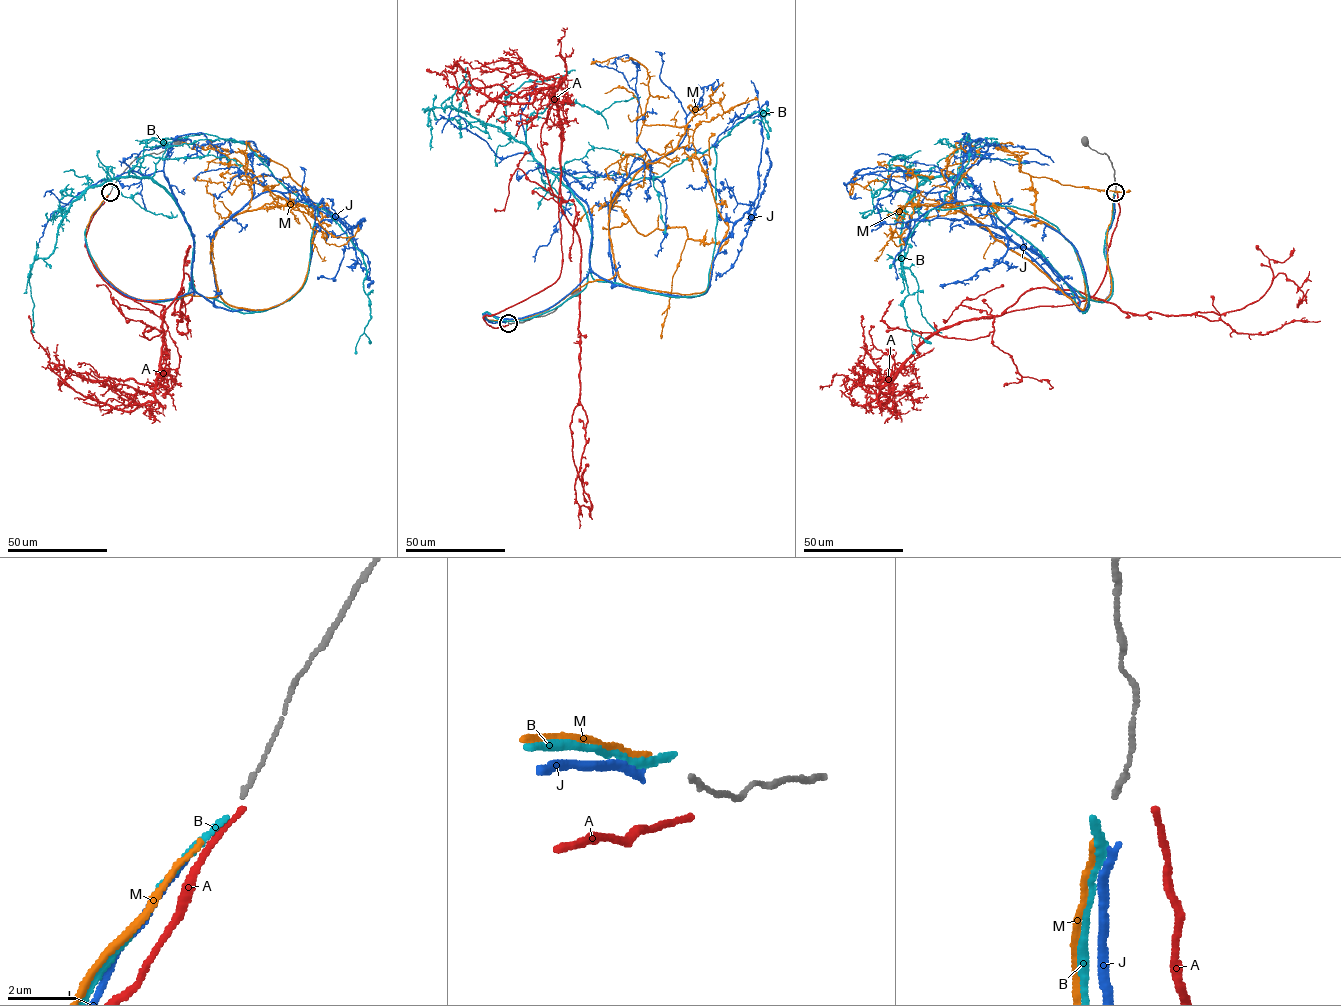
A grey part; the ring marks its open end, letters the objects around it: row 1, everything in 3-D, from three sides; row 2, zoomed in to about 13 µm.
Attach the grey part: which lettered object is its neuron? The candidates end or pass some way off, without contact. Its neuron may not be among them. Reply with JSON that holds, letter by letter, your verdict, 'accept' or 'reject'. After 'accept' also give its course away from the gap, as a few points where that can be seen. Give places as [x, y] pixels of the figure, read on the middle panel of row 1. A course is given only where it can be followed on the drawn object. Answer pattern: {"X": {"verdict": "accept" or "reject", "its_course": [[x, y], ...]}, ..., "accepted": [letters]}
{"A": {"verdict": "reject"}, "B": {"verdict": "reject"}, "J": {"verdict": "reject"}, "M": {"verdict": "reject"}, "accepted": []}

